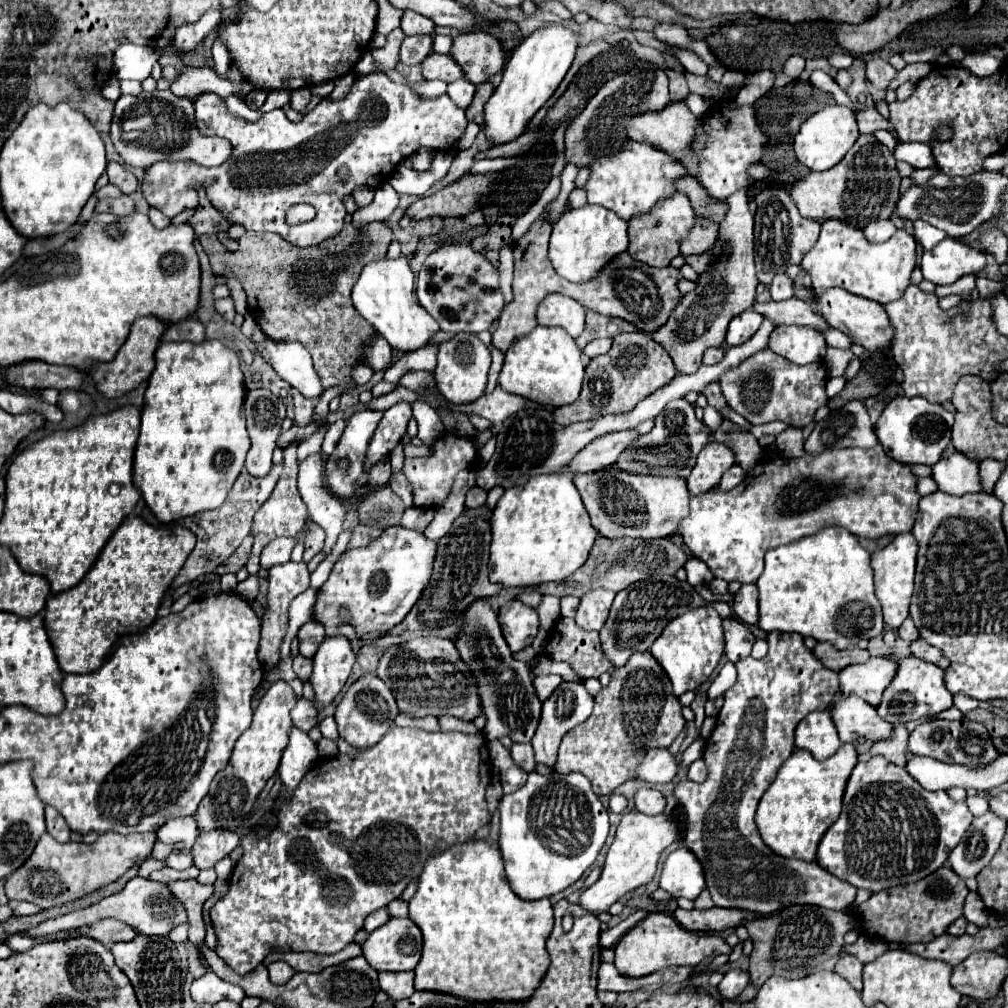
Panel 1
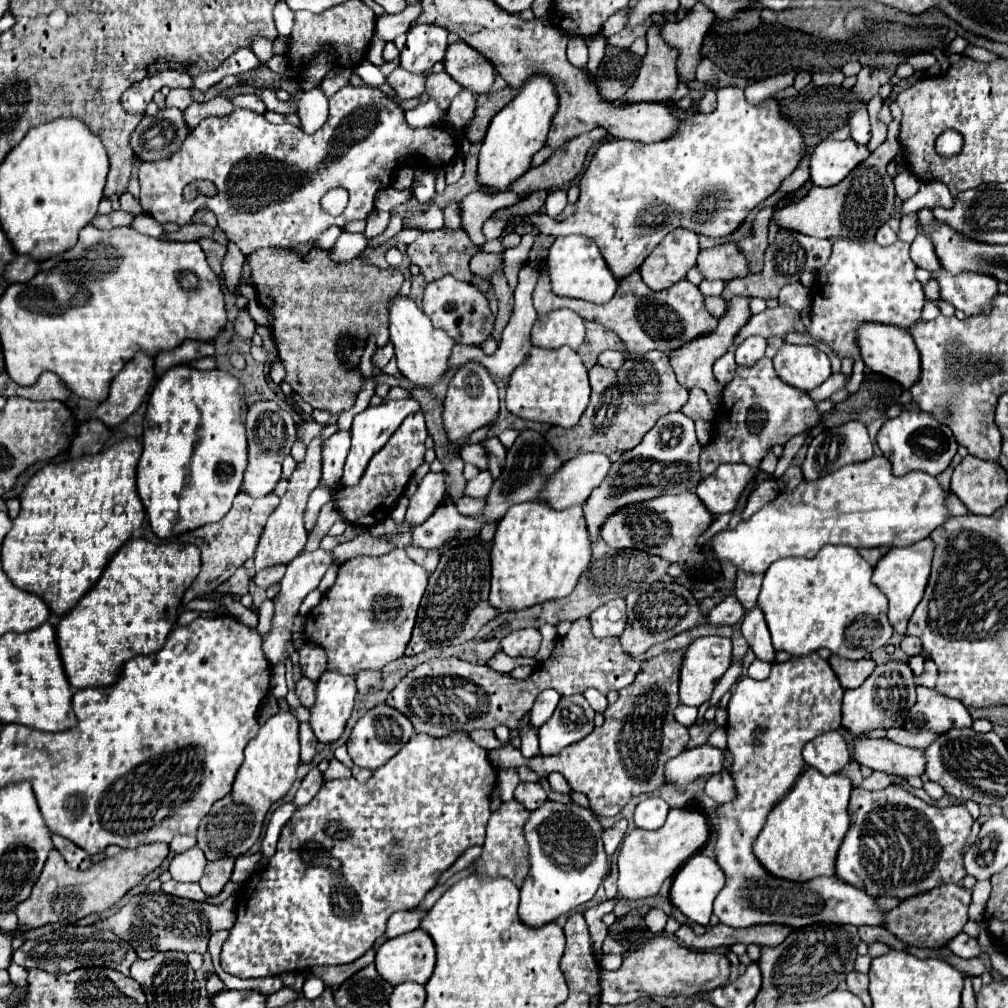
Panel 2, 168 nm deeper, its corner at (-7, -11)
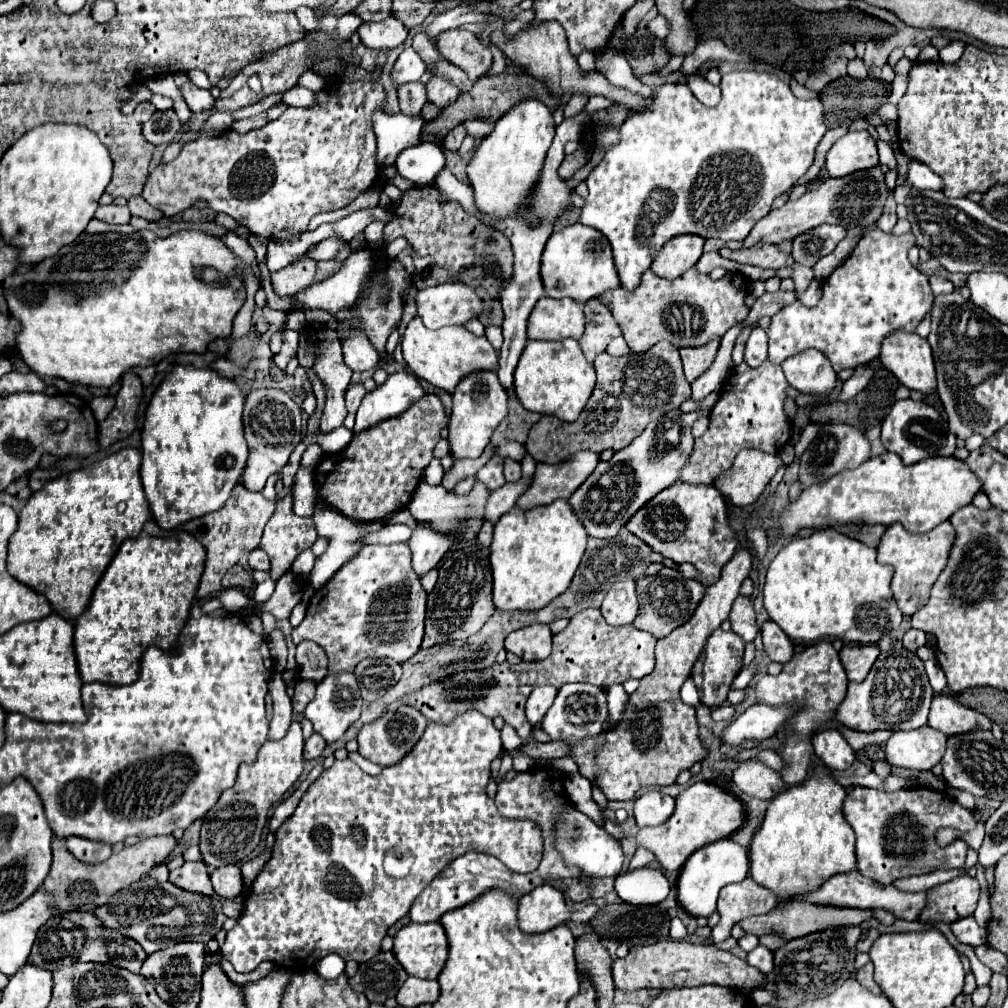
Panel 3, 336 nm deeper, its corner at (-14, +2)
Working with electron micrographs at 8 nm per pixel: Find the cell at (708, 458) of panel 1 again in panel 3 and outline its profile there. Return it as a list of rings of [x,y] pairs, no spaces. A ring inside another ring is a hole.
[[[742,450],[734,458],[732,468],[724,472],[724,476],[718,476],[714,480],[714,486],[732,504],[750,506],[760,498],[778,466],[782,466],[778,454],[768,454],[762,450]]]

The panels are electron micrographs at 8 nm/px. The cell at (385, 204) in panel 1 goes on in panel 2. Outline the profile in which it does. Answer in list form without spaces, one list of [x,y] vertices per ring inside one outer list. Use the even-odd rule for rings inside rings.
[[[343,231],[339,235],[339,239],[335,241],[335,245],[329,249],[329,255],[333,257],[333,261],[351,261],[355,259],[367,245],[367,239],[365,235],[353,235],[353,233],[347,233]]]

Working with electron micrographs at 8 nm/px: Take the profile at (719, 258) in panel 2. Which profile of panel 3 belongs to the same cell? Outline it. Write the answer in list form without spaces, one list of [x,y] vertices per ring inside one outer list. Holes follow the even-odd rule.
[[[754,244],[750,248],[738,248],[738,250],[730,250],[730,248],[720,248],[718,254],[722,258],[740,262],[740,264],[750,264],[750,266],[758,266],[758,268],[782,268],[782,266],[790,266],[794,260],[792,256],[784,256],[778,252],[776,246],[772,244]]]

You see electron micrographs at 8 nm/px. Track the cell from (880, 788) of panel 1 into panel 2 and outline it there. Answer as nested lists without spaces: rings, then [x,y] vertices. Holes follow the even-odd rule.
[[[889,785],[883,791],[865,791],[855,787],[851,791],[849,801],[849,819],[849,833],[843,839],[843,845],[837,855],[837,877],[849,885],[867,891],[873,897],[891,895],[907,899],[929,889],[935,889],[943,883],[959,883],[967,875],[965,867],[961,865],[961,849],[971,833],[973,819],[965,805],[933,807],[897,785]]]

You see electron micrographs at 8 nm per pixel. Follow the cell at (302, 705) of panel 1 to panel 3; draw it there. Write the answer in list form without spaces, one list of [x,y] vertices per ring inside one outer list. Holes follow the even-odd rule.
[[[314,732],[314,734],[306,740],[306,744],[304,744],[304,758],[306,758],[306,760],[320,758],[320,756],[322,756],[324,746],[326,746],[324,738],[322,738],[318,732]]]

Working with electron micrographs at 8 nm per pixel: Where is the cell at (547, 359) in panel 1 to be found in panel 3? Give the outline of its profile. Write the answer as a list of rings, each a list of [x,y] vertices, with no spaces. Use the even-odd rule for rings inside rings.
[[[574,338],[562,342],[530,340],[520,356],[514,372],[514,390],[526,410],[552,414],[564,422],[572,422],[584,410],[596,382],[594,366],[584,358],[584,352]]]

